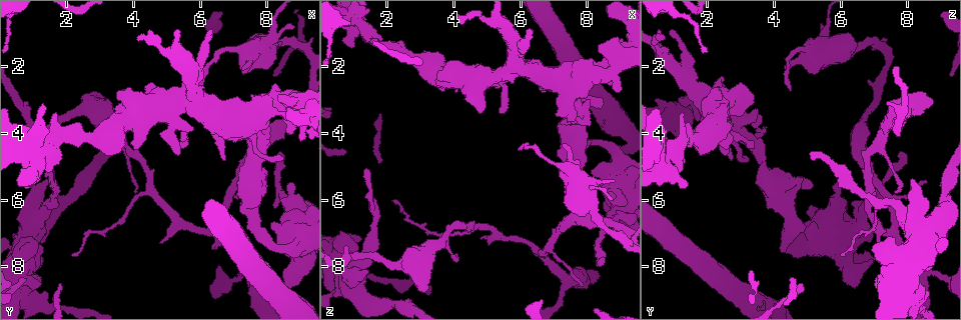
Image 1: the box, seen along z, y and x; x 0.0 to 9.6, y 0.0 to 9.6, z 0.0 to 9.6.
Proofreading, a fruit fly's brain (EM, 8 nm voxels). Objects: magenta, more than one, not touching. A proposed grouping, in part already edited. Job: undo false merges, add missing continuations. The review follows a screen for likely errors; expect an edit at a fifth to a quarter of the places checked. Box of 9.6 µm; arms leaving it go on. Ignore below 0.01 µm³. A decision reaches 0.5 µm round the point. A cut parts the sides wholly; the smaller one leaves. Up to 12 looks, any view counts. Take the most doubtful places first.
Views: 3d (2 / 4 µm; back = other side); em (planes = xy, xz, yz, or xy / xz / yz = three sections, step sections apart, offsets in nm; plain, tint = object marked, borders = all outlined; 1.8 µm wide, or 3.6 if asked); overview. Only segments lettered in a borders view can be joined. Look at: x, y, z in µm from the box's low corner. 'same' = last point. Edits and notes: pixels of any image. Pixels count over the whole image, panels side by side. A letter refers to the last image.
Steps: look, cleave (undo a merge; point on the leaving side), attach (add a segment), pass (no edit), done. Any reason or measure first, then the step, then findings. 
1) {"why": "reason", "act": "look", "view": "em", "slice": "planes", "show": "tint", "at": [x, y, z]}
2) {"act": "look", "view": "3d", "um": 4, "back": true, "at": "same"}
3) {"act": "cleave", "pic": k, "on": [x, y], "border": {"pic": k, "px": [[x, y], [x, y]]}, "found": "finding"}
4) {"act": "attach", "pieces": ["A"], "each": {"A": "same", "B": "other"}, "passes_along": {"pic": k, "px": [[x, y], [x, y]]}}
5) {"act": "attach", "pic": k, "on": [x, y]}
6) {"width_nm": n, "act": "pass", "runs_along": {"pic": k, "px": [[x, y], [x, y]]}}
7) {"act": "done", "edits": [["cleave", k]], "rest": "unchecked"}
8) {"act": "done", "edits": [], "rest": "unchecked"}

{"why": "abrupt turn", "act": "look", "view": "3d", "um": 2, "at": [6.60, 6.85, 7.60]}

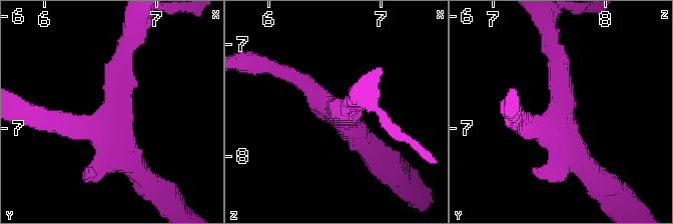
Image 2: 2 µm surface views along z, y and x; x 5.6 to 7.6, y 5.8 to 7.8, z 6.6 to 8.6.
{"why": "shape alone is not enough", "act": "look", "view": "em", "slice": "yz", "step": 8, "show": "borders", "at": [6.58, 6.88, 7.60]}

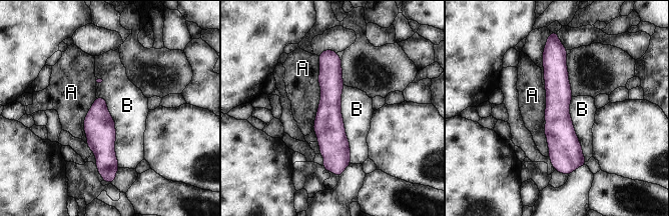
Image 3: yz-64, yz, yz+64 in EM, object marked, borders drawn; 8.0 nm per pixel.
{"act": "pass", "each": {"A": "other", "B": "other"}, "found": "continuous, no second cell"}

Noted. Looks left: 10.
{"why": "free end", "act": "look", "view": "em", "slice": "planes", "show": "borders", "at": [1.35, 4.60, 5.00]}

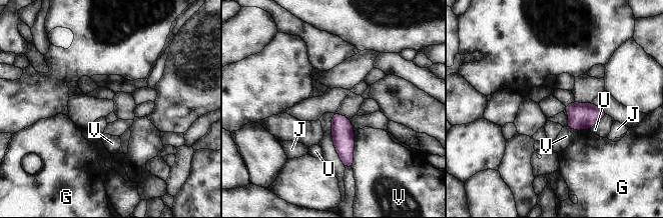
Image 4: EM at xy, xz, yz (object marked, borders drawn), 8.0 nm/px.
{"act": "pass", "each": {"G": "other", "J": "other", "U": "other", "V": "other"}, "found": "no lettered segment goes on from it"}

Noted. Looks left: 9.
{"why": "an open end", "act": "look", "view": "3d", "um": 2, "back": true, "at": [1.75, 3.50, 1.30]}

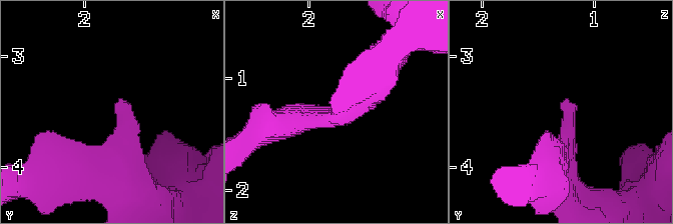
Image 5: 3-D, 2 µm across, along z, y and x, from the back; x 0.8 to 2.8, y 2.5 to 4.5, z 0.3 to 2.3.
{"act": "look", "view": "em", "slice": "planes", "show": "borders", "at": [1.70, 3.42, 1.28]}

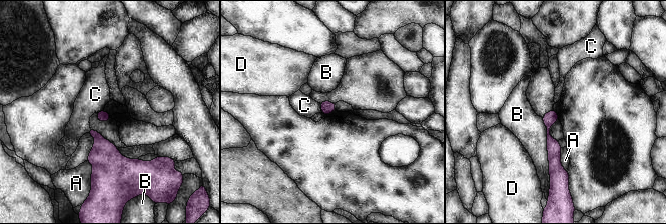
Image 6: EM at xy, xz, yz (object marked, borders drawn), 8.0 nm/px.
{"act": "pass", "each": {"A": "other", "B": "other", "C": "other", "D": "other"}, "border": {"pic": 6, "px": [[318, 103], [322, 112]]}, "found": "no lettered segment goes on from it"}

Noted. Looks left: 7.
{"why": "free end", "act": "look", "view": "3d", "um": 4, "back": true, "at": [8.30, 4.65, 7.95]}

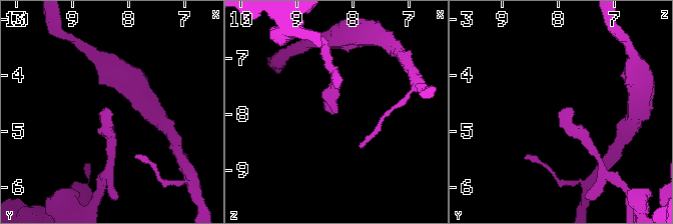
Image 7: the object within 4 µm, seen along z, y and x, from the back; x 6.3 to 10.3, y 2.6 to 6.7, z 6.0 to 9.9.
{"why": "need the tissue", "act": "look", "view": "em", "slice": "planes", "show": "borders", "at": [8.35, 4.70, 8.00]}

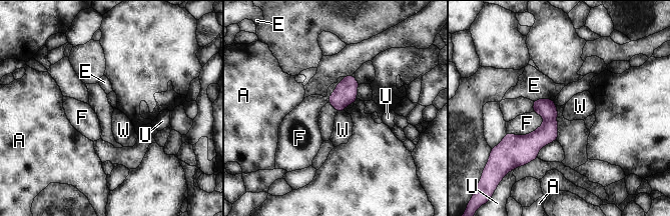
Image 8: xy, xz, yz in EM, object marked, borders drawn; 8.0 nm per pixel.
{"longest_contact_nm": ["F", 340], "act": "pass", "each": {"A": "other", "E": "other", "F": "other", "U": "other", "W": "other"}, "border": {"pic": 8, "px": [[344, 109], [338, 112]]}, "found": "no lettered segment goes on from it"}

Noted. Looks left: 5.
{"why": "branch point", "act": "look", "view": "3d", "um": 2, "at": [5.75, 2.25, 1.20]}

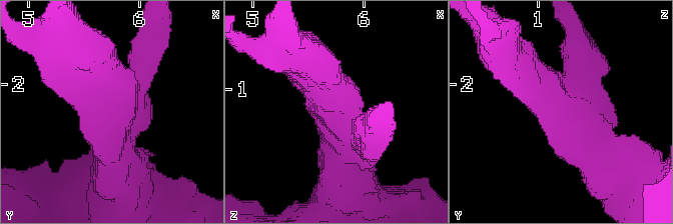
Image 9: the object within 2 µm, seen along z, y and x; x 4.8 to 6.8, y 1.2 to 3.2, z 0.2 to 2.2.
{"arms": 3, "arm_widths_nm": [260, 340, 500], "why": "shape alone is not enough", "act": "look", "view": "em", "slice": "planes", "show": "borders", "at": [5.80, 2.30, 1.28]}

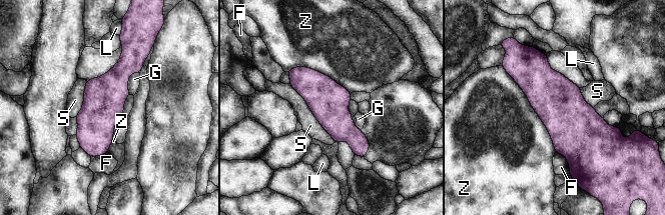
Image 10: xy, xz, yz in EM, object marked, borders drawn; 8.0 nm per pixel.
{"act": "pass", "each": {"F": "other", "G": "other", "L": "other", "S": "other", "Z": "other"}, "border": {"pic": 10, "px": [[502, 65], [538, 114], [556, 152]]}, "found": "continuous, no second cell"}

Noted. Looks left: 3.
{"act": "done", "edits": [], "rest": "unchecked"}

